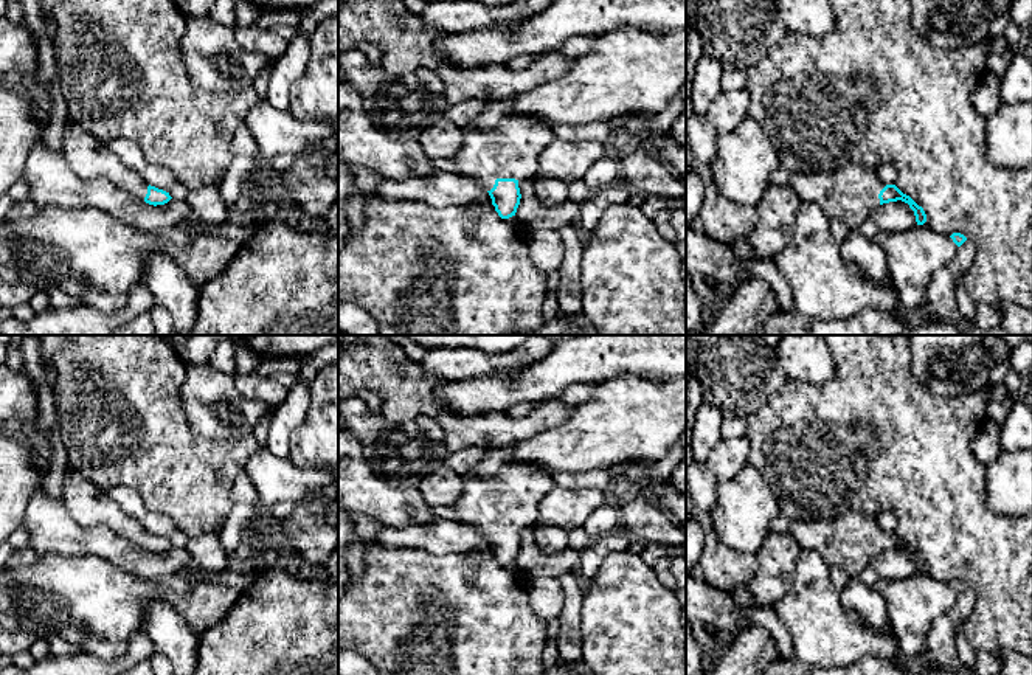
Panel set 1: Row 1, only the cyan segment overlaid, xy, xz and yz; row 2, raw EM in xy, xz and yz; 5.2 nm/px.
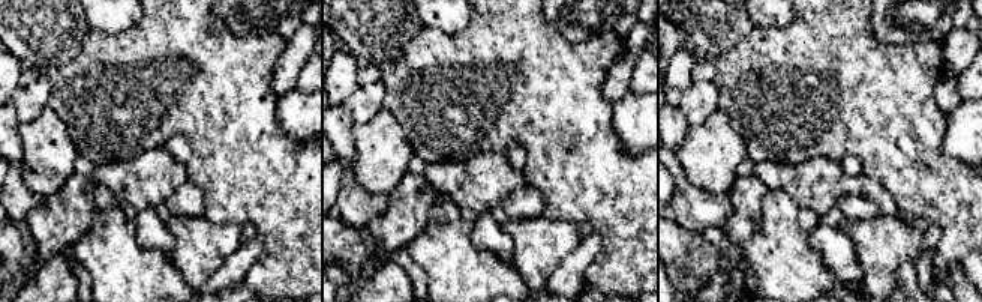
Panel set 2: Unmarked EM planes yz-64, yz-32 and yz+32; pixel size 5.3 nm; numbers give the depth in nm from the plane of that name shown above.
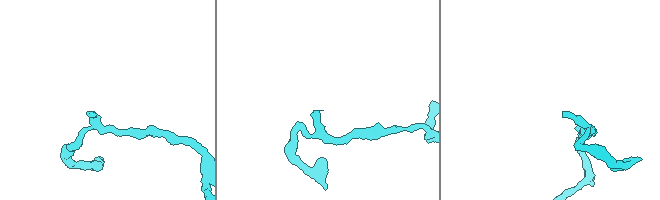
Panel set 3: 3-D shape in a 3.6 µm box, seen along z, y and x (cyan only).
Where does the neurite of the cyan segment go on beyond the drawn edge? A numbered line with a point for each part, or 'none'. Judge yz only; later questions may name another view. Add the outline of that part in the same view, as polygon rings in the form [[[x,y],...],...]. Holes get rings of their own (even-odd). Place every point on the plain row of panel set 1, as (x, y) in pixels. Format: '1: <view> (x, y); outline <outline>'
1: yz (851, 542); outline [[[849,511],[835,520],[793,520],[788,532],[802,549],[813,549],[832,568],[858,576],[880,554],[878,542],[886,534],[877,517]]]

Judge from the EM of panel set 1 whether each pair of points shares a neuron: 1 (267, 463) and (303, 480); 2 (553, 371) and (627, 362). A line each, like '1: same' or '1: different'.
1: same
2: same

